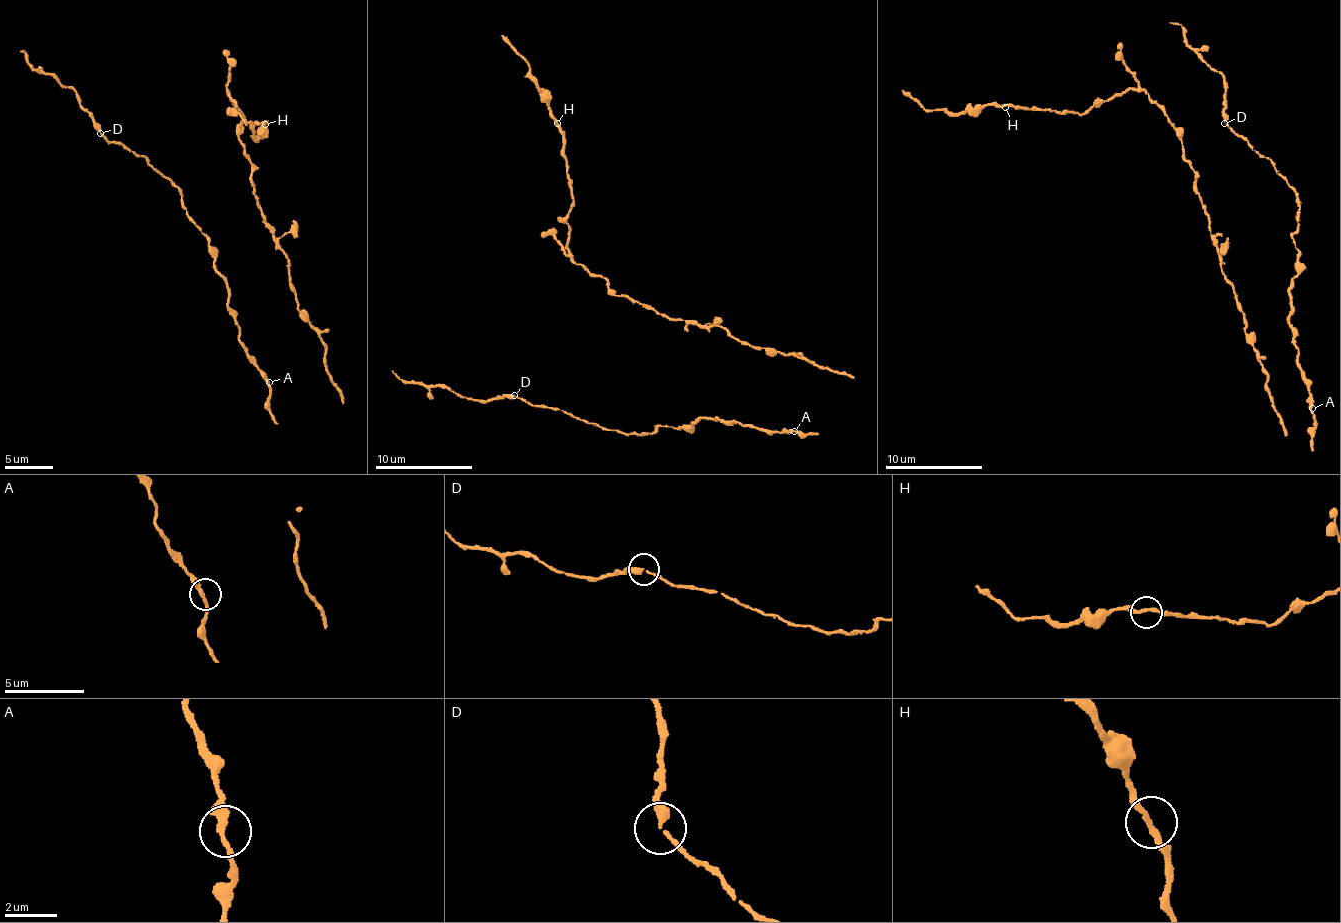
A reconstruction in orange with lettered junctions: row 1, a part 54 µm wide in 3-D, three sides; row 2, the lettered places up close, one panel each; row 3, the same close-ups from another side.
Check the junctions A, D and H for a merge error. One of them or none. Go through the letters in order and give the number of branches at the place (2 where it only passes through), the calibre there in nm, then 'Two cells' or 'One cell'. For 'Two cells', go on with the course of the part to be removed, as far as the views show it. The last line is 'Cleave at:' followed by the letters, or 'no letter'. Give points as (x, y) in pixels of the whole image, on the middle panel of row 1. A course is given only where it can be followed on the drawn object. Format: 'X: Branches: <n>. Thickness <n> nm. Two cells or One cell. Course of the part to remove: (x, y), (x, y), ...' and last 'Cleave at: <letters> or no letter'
A: Branches: 2. Thickness 240 nm. One cell
D: Branches: 2. Thickness 280 nm. One cell
H: Branches: 2. Thickness 220 nm. One cell
Cleave at: no letter

